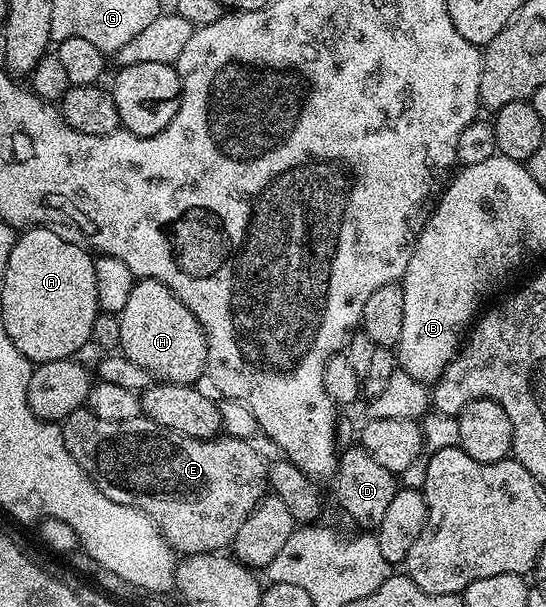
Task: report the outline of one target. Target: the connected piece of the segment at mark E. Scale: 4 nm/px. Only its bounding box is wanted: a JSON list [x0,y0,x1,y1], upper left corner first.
[62,406,269,557]

